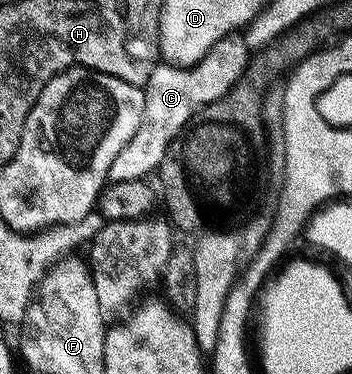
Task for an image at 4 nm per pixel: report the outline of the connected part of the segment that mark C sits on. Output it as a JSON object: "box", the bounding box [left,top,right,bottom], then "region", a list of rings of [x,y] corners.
{"box":[110,34,248,184],"region":[[[236,34],[217,42],[211,53],[200,64],[194,64],[191,68],[176,68],[174,64],[166,62],[154,68],[145,89],[145,118],[141,122],[141,130],[137,130],[137,134],[133,134],[133,142],[129,142],[129,146],[125,146],[121,154],[117,154],[110,183],[120,184],[154,177],[160,166],[168,163],[176,138],[191,123],[193,117],[218,100],[224,100],[237,86],[237,82],[241,82],[248,67],[247,41],[242,35]]]}

